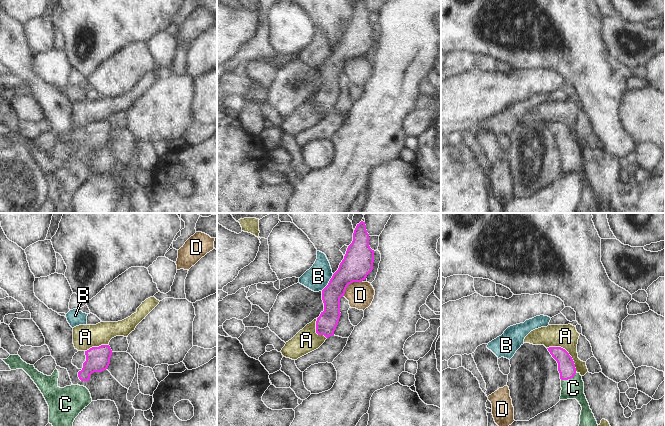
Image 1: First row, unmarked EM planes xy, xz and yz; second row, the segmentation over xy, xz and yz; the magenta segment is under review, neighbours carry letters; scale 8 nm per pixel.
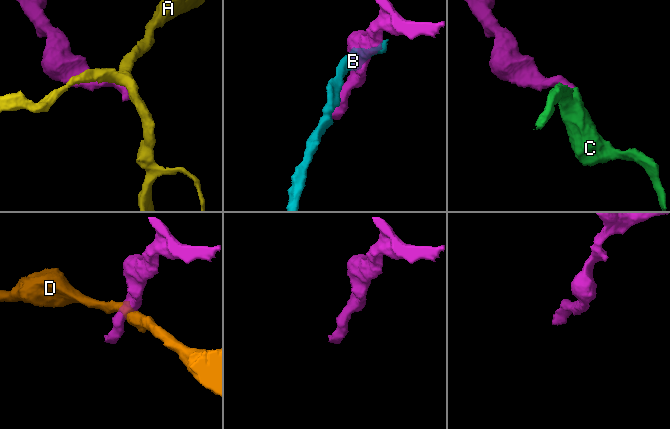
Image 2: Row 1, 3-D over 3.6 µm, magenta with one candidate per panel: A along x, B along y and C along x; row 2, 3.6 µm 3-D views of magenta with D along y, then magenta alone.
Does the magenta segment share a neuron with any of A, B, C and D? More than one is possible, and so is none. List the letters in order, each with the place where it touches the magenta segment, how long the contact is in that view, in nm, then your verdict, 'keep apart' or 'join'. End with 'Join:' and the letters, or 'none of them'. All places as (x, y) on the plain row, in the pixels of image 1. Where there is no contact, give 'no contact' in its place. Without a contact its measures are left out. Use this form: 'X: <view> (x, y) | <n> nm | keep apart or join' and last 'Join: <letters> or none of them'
A: yz (567, 128) | 300 nm | keep apart
B: xz (329, 58) | 170 nm | keep apart
C: yz (569, 154) | 140 nm | join
D: xz (350, 59) | 200 nm | keep apart
Join: C

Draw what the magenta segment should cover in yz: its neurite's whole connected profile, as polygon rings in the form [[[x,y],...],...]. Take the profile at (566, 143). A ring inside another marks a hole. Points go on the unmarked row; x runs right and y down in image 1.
[[[561,123],[547,124],[558,139],[561,155],[560,176],[576,175],[582,183],[580,200],[574,213],[600,213],[598,200],[584,170],[584,158],[569,129]]]

